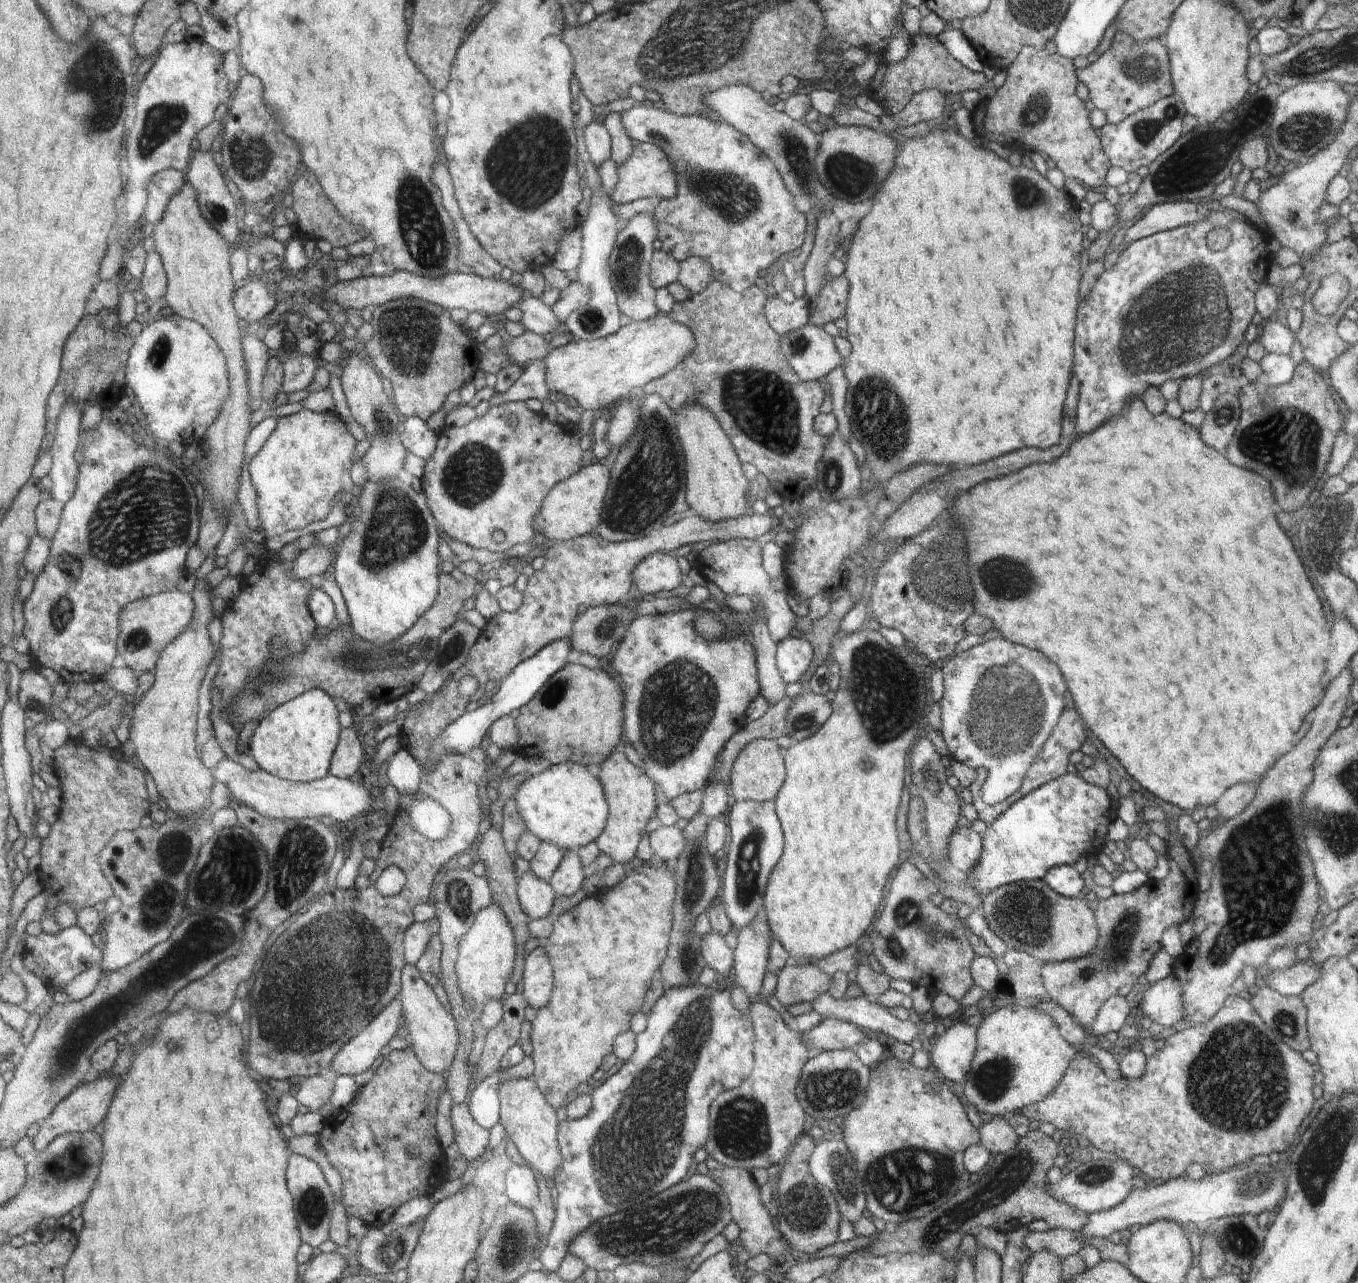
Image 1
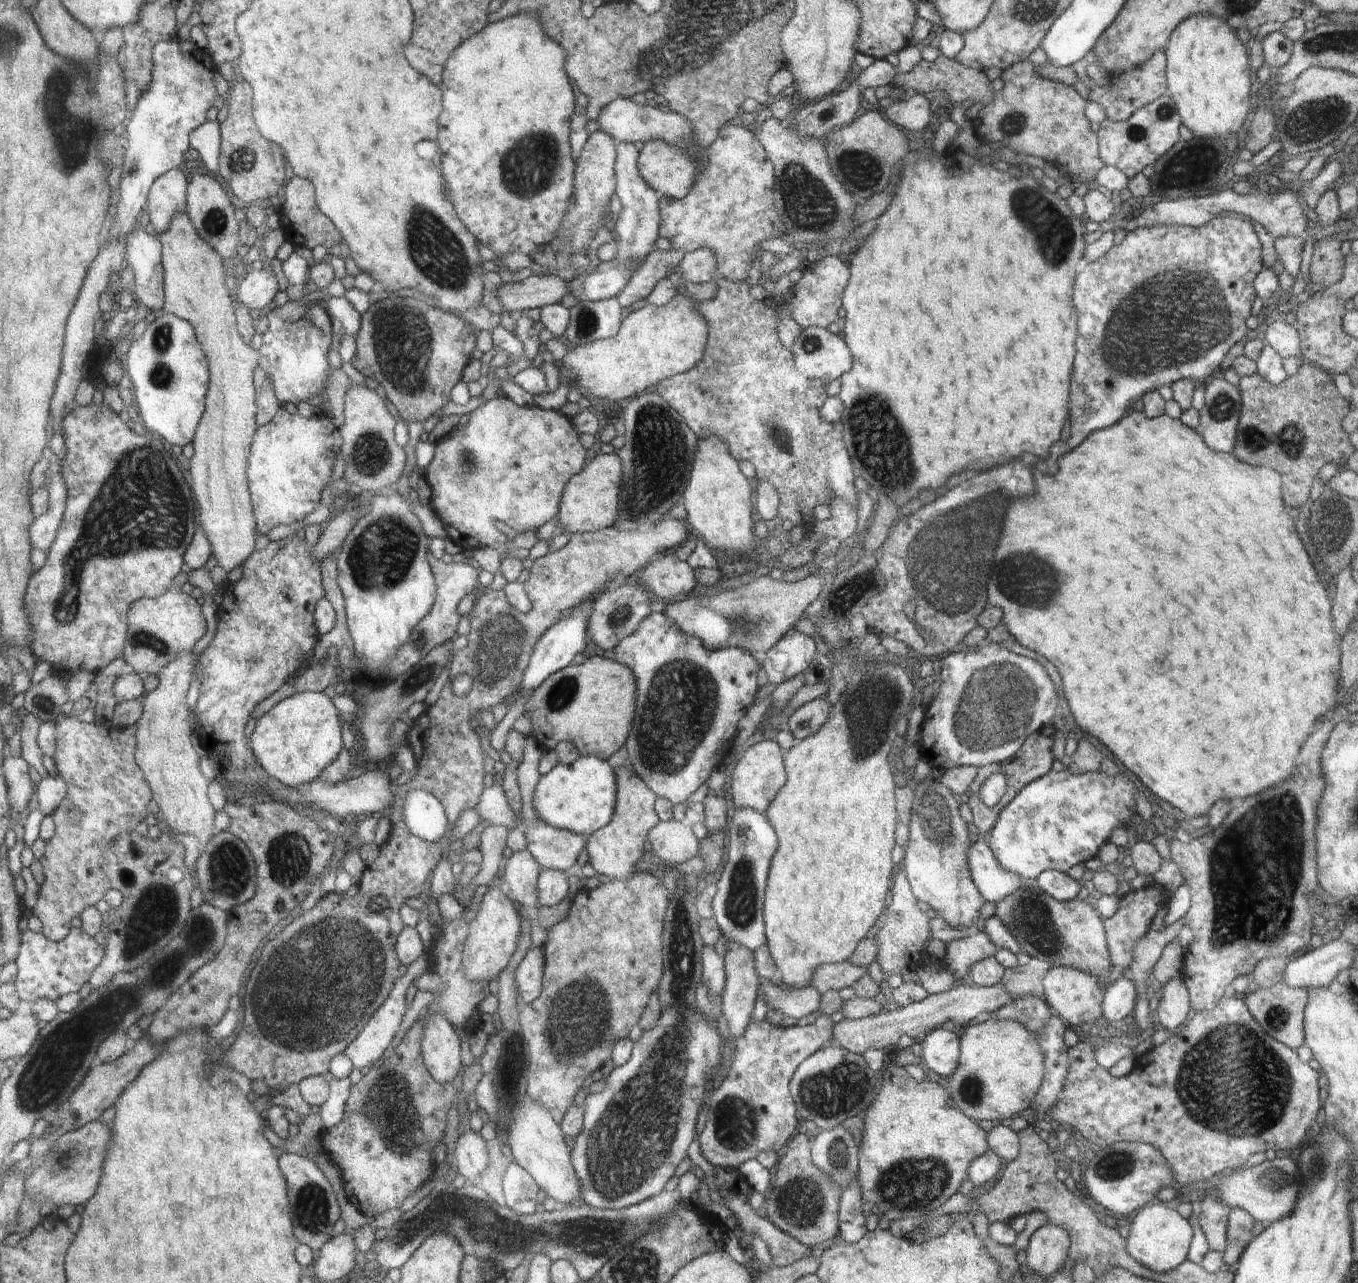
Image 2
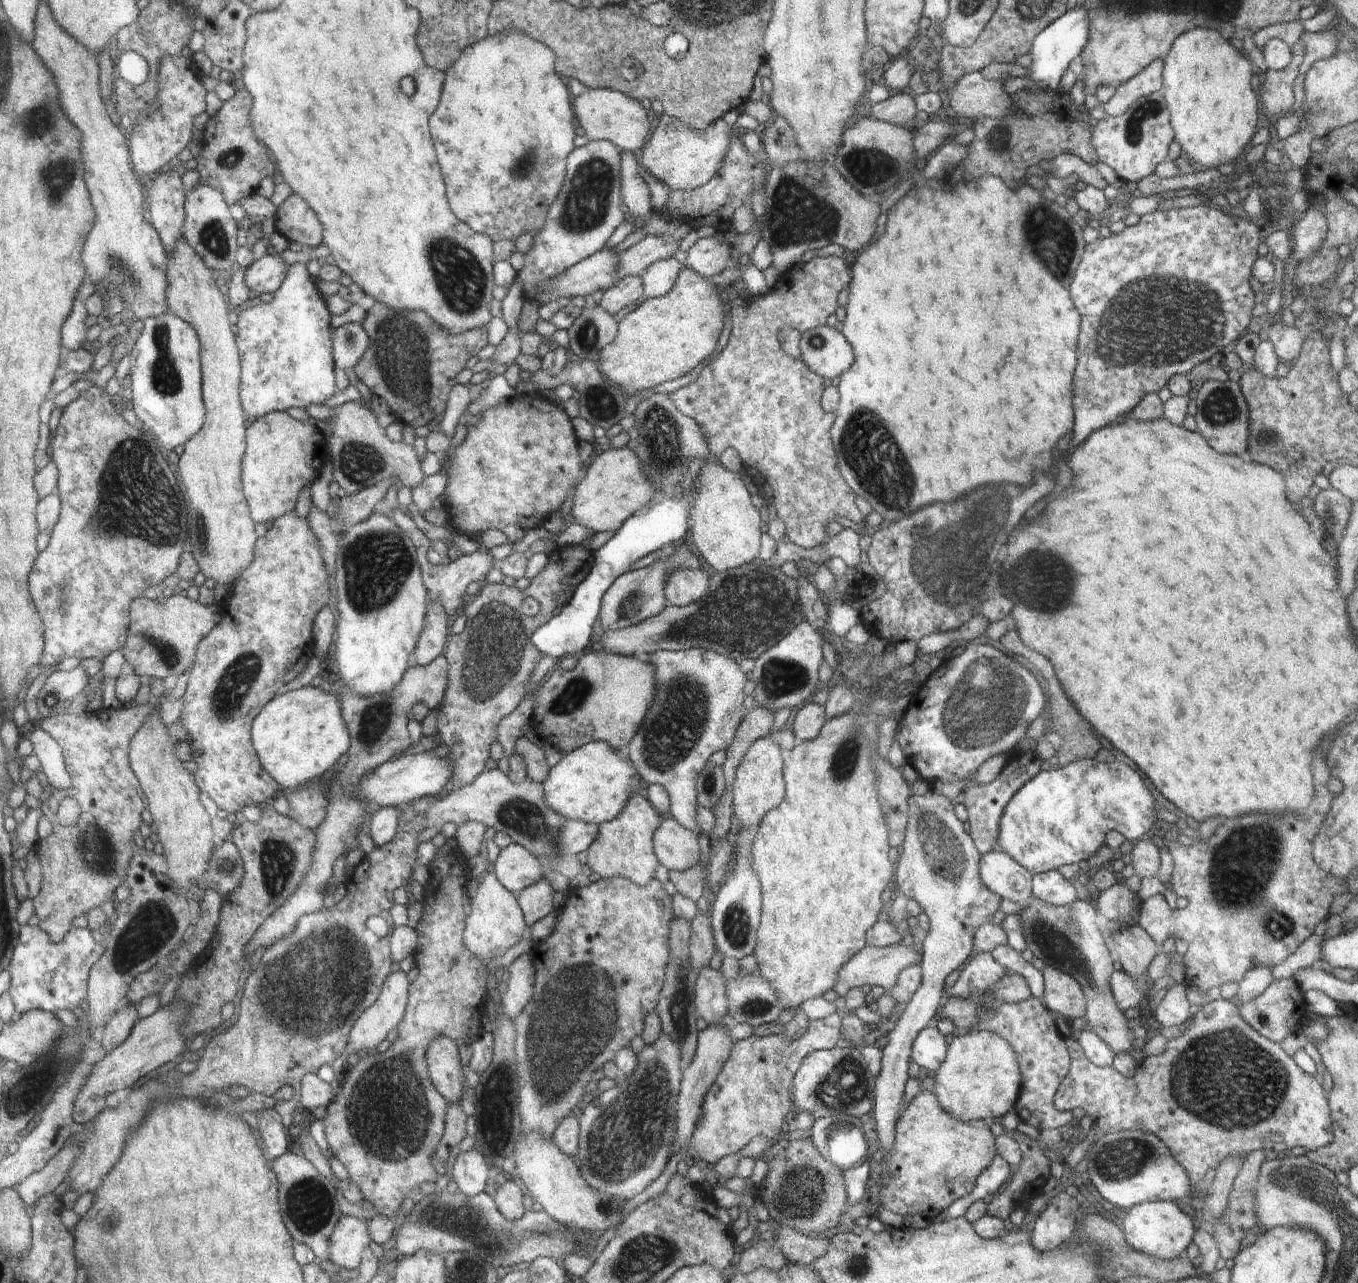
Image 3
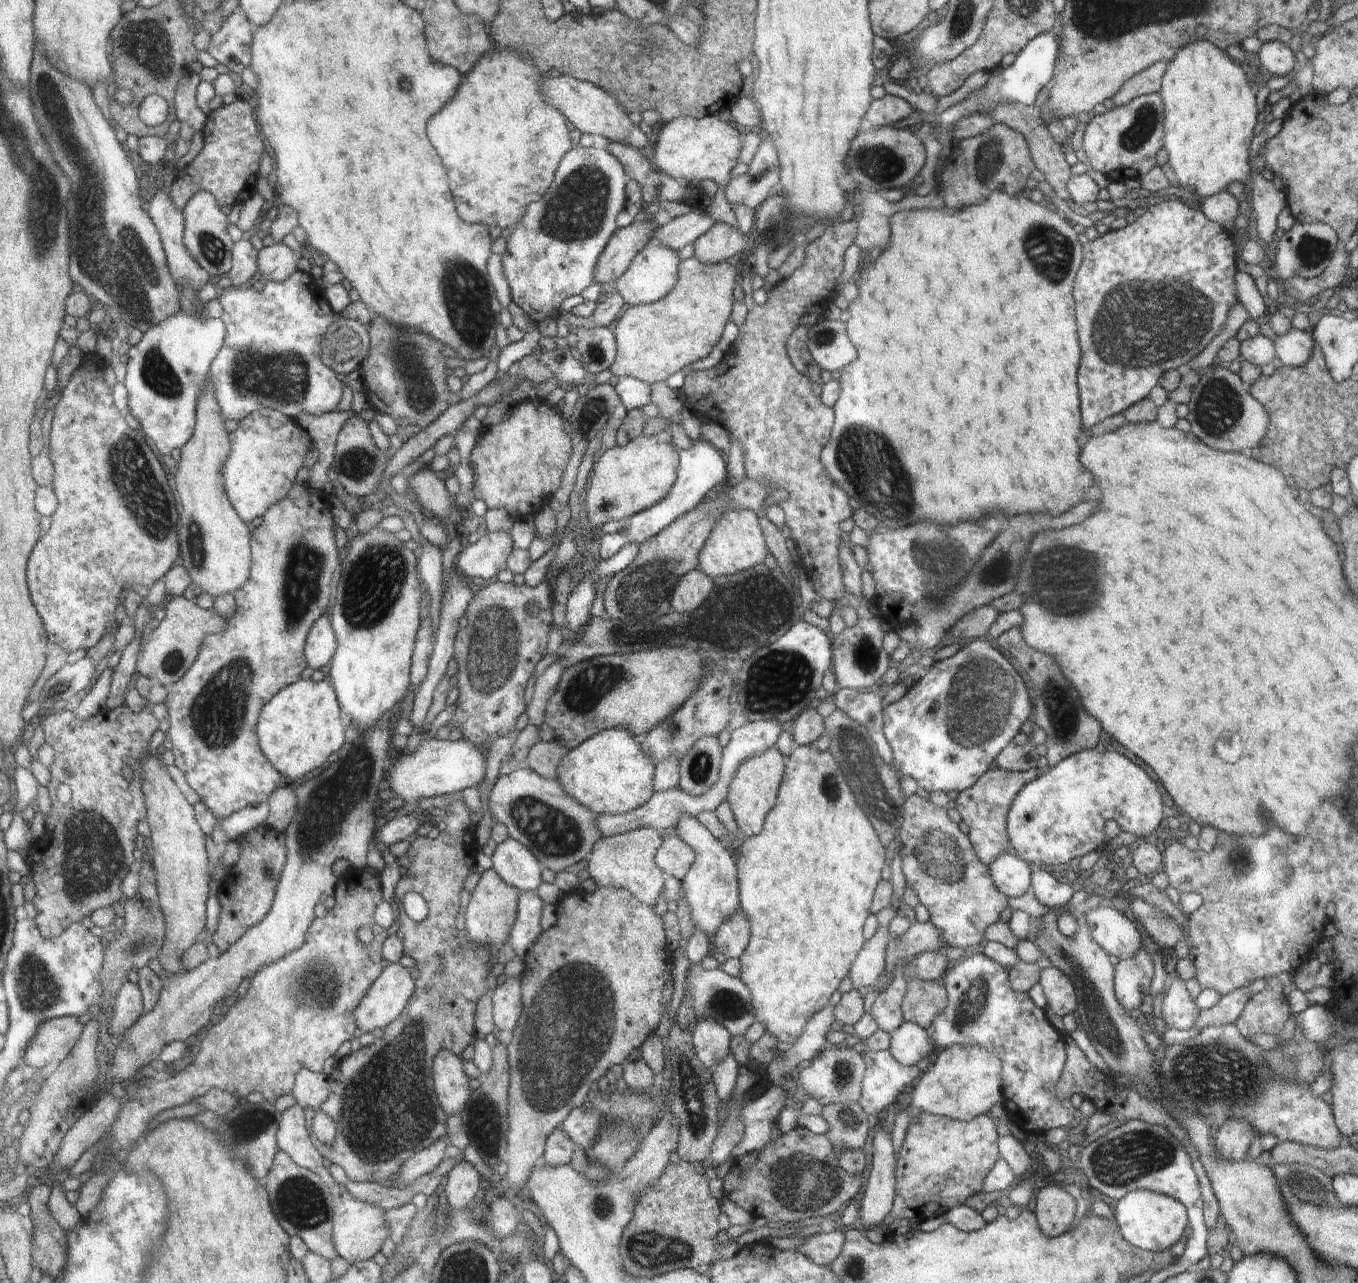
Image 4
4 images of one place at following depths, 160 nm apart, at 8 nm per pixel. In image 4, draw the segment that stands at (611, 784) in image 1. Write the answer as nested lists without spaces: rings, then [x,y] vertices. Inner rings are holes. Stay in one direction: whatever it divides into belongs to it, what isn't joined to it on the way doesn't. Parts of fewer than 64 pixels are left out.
[[[648,826],[626,833],[603,836],[594,844],[588,857],[590,878],[594,879],[600,888],[624,888],[642,904],[652,906],[664,886],[663,870],[655,864],[662,844],[661,834]]]

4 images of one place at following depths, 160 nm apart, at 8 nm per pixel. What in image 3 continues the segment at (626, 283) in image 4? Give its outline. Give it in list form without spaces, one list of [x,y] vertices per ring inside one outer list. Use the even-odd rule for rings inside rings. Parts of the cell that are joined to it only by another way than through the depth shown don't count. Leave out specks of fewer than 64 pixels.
[[[673,257],[652,262],[638,276],[642,280],[642,294],[648,298],[665,296],[674,287],[681,270],[682,265]]]

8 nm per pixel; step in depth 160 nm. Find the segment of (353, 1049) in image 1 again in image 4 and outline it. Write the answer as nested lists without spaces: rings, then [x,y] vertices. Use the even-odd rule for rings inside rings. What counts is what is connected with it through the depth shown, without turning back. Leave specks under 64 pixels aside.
[[[389,963],[384,973],[375,981],[375,985],[362,999],[356,1011],[356,1021],[364,1033],[370,1033],[374,1028],[388,1027],[402,1015],[414,991],[414,980],[410,978],[410,970],[403,968],[400,963]]]

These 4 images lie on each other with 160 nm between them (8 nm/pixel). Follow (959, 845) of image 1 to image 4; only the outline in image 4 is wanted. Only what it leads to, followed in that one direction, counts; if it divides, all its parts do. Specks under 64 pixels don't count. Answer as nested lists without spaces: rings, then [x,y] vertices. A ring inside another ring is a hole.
[[[1009,853],[990,864],[991,880],[1006,897],[1021,897],[1031,889],[1031,868],[1026,861]]]

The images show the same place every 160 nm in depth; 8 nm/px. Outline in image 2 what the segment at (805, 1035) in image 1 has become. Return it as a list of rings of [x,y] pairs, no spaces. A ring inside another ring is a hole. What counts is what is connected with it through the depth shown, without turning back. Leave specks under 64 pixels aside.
[[[959,981],[952,989],[936,995],[928,994],[924,1000],[905,1007],[893,1005],[884,1008],[877,1015],[863,1019],[850,1020],[844,1017],[834,1024],[832,1039],[838,1046],[859,1055],[870,1049],[889,1051],[903,1034],[922,1043],[931,1030],[942,1027],[942,1024],[948,1020],[952,1020],[954,1024],[967,1026],[984,1014],[994,1013],[1013,999],[1007,990],[1001,982],[991,987],[979,987],[968,981]]]

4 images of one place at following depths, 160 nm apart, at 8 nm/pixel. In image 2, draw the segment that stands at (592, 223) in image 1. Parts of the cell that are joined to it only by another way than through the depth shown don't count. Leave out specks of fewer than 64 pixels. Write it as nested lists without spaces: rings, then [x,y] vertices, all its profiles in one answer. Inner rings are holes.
[[[617,298],[580,300],[569,309],[569,325],[562,340],[570,347],[577,347],[613,337],[621,325],[622,306]]]

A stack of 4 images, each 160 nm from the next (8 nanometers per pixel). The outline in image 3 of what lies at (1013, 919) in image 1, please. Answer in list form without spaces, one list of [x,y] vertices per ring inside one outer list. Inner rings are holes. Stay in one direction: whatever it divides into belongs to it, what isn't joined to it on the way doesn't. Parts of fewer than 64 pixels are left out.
[[[1083,897],[1068,906],[1054,907],[1038,898],[1030,900],[1026,908],[1020,910],[1020,924],[1026,938],[1027,949],[1045,965],[1059,969],[1074,977],[1086,994],[1087,1011],[1083,1017],[1085,1028],[1090,1030],[1112,1050],[1112,1054],[1131,1052],[1133,1032],[1127,1026],[1127,1019],[1118,1010],[1110,989],[1110,978],[1115,972],[1114,955],[1108,951],[1104,938],[1096,924],[1097,910]],[[1069,917],[1078,924],[1076,932],[1066,928],[1065,919]]]

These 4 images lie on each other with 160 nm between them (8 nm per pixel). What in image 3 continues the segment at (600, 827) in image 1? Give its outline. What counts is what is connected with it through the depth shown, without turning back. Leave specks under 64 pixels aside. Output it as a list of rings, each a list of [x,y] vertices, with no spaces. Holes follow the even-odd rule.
[[[593,741],[562,757],[551,768],[546,782],[542,783],[542,789],[546,802],[556,812],[562,812],[562,816],[568,820],[602,825],[615,820],[627,808],[632,795],[639,791],[636,772],[629,758],[621,758],[618,750],[608,742]]]

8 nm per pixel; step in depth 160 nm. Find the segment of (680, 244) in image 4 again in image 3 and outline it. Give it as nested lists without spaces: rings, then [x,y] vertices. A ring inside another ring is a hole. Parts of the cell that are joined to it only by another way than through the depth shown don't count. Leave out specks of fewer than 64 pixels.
[[[670,235],[644,236],[638,244],[622,252],[620,259],[620,279],[629,275],[640,276],[656,260],[671,258],[680,248],[680,240],[673,240]]]

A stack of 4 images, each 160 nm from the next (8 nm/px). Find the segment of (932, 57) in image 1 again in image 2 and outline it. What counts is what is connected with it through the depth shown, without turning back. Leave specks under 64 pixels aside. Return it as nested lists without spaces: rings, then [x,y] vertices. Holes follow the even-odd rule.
[[[943,54],[933,62],[922,59],[909,72],[900,73],[895,76],[895,87],[902,91],[912,91],[920,95],[949,94],[952,104],[962,103],[964,100],[975,100],[976,103],[986,105],[992,104],[991,100],[995,92],[991,88],[992,76],[988,76],[985,68],[968,68],[956,59],[949,59]]]

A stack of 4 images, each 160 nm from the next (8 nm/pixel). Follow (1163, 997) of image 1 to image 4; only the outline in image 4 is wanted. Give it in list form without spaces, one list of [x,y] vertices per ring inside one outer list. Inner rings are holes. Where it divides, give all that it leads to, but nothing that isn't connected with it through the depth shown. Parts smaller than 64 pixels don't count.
[[[1175,977],[1171,984],[1165,986],[1162,1004],[1162,1020],[1171,1029],[1186,1030],[1195,1026],[1200,1009],[1190,998],[1185,981]]]

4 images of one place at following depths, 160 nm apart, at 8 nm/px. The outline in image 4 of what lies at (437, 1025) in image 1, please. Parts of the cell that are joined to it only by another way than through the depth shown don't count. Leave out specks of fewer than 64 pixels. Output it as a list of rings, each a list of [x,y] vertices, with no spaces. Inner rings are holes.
[[[448,1050],[435,1057],[434,1086],[447,1115],[460,1115],[471,1100],[470,1084],[458,1055]]]

